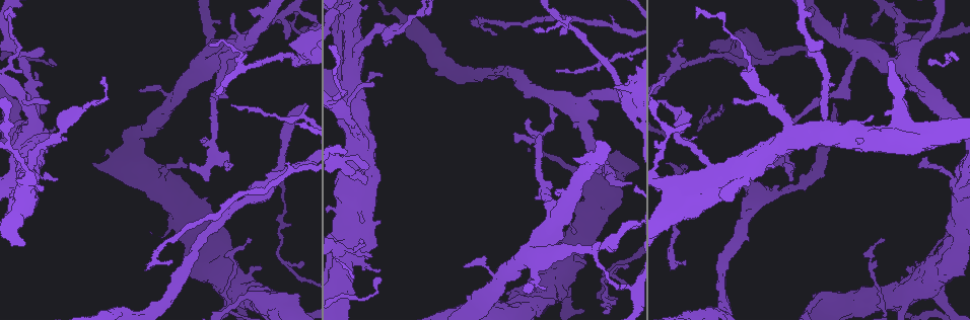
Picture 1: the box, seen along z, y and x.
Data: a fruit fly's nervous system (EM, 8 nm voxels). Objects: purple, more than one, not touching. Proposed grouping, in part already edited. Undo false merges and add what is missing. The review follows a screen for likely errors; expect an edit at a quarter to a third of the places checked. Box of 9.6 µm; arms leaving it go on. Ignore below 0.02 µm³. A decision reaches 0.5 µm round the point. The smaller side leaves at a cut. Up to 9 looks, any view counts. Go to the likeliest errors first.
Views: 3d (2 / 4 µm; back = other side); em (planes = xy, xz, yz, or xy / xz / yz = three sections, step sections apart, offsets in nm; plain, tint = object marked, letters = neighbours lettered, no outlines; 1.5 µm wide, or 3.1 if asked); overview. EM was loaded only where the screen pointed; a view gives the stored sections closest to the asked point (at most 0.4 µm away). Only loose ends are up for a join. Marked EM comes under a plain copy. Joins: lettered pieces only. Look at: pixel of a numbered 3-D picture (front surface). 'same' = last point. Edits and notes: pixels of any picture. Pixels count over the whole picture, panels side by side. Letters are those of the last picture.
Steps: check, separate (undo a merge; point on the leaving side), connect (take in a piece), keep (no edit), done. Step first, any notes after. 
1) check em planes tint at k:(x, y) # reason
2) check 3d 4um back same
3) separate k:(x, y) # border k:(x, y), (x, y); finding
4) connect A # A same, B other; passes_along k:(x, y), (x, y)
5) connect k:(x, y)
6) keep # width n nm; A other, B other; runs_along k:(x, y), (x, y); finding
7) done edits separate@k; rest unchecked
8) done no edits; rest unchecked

check em xy step 8 tint at 1:(833, 106) # long arm stops here

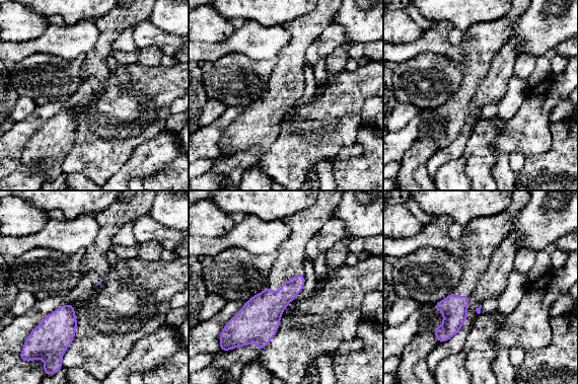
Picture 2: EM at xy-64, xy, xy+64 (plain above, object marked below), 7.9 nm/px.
check em planes letters same

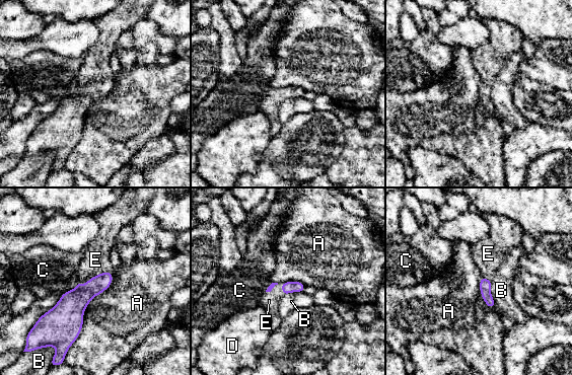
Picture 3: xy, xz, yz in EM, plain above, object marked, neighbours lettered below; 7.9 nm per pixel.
connect E # longest_contact A 700 nm; A other, B other, C other, D other, E same; passes_along 3:(76, 300), (96, 276), (95, 259); it goes on there

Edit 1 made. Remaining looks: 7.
check 3d 4um back at 1:(684, 262) # tapers out

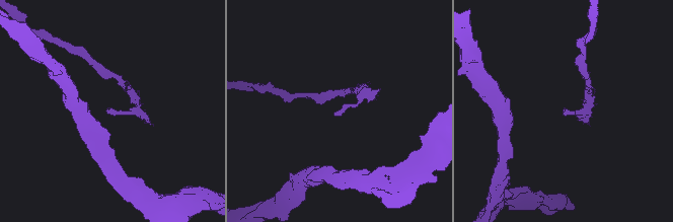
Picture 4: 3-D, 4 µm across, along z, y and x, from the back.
check em xy step 8 letters at 4:(565, 110)

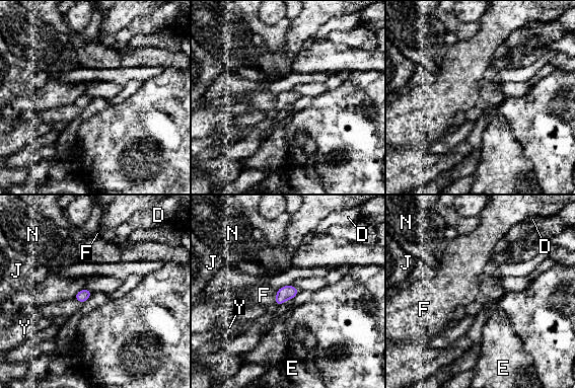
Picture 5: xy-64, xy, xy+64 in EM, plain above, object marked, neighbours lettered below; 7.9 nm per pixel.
check em xz step 8 letters same # another direction

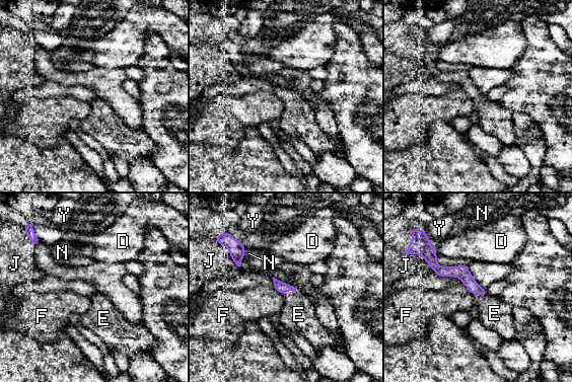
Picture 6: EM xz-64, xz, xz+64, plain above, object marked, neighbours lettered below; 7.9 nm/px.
connect E # width 90 nm; D other, E same, F other, J other, N other, Y other; the neuron continues

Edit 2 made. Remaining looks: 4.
check em planes letters at 1:(585, 262) # branch stops here

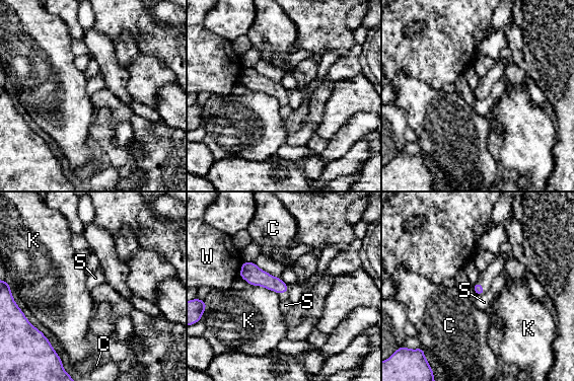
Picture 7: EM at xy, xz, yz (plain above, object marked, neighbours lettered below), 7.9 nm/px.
keep # C other, K other, S other, W other; runs_along 7:(244, 264), (257, 277), (285, 289); no lettered piece goes on from it

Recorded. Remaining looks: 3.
done edits connect@3, connect@6; rest unchecked

